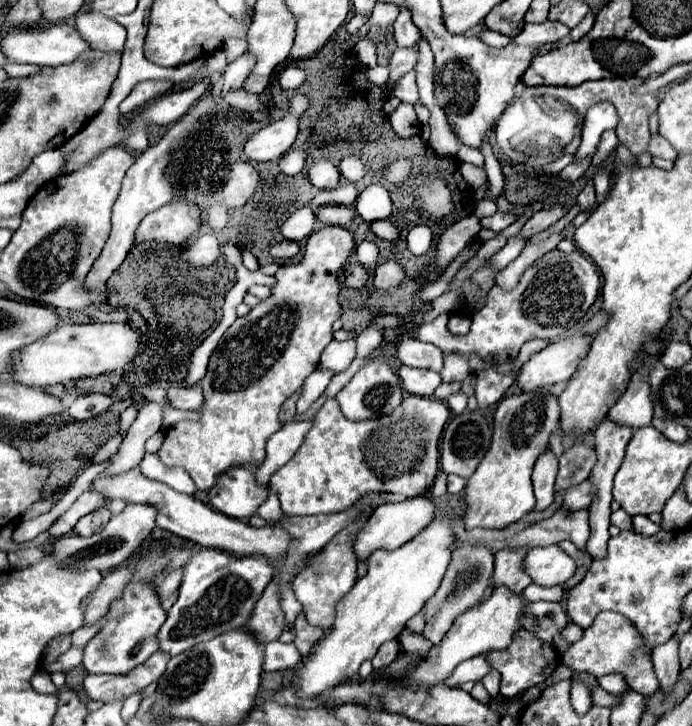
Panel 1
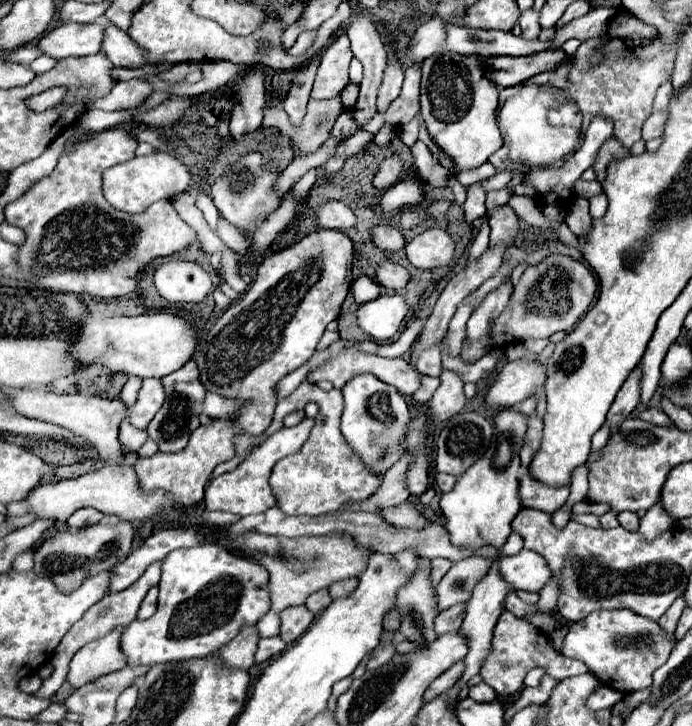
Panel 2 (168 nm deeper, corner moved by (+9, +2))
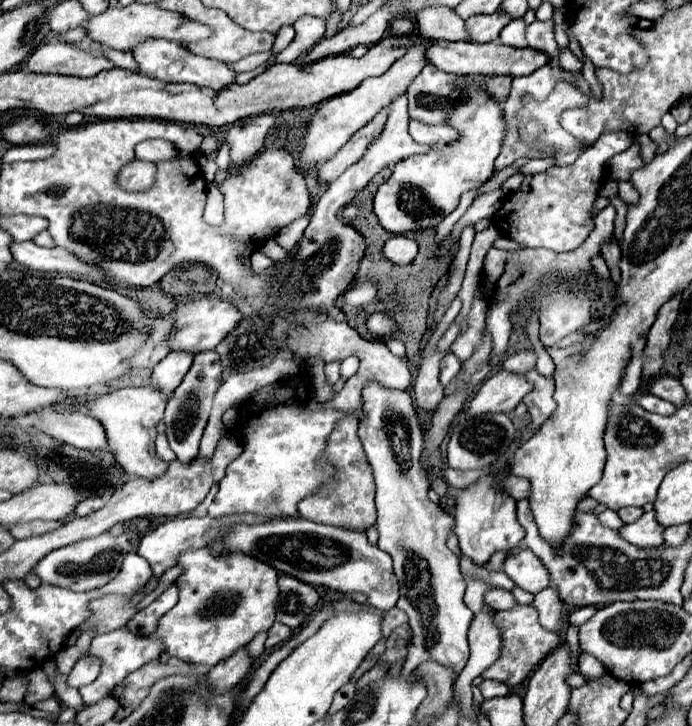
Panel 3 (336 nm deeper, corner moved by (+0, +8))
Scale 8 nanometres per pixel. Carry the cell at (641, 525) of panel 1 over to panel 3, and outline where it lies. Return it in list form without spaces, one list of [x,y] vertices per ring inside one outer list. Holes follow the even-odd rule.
[[[620,508],[620,510],[618,510],[618,516],[622,518],[624,524],[632,524],[632,522],[636,522],[642,514],[644,514],[642,508]]]

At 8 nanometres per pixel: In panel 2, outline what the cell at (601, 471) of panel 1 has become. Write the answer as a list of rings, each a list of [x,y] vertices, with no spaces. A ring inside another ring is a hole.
[[[635,368],[629,374],[629,378],[625,380],[625,384],[621,386],[621,390],[617,392],[617,398],[615,398],[615,402],[607,414],[611,434],[615,430],[619,430],[621,422],[631,416],[631,412],[637,408],[637,404],[639,404],[639,370]]]

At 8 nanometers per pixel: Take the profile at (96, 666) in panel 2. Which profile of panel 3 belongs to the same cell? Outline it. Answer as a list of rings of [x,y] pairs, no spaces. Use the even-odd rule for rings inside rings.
[[[82,658],[74,664],[66,682],[70,688],[82,688],[86,684],[92,684],[98,674],[100,674],[100,662],[96,658],[88,658],[88,660]]]

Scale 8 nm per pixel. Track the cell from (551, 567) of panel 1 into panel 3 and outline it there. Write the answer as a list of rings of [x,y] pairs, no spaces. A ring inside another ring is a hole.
[[[528,548],[516,556],[506,558],[506,574],[514,580],[518,588],[532,594],[538,594],[550,584],[548,570],[540,562],[540,558]]]

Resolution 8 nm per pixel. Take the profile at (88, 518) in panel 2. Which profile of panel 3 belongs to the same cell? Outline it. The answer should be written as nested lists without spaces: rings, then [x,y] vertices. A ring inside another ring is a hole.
[[[90,496],[90,498],[82,500],[82,502],[76,506],[74,514],[76,514],[76,516],[88,516],[88,514],[100,510],[104,504],[106,504],[106,498],[104,498],[104,496]]]

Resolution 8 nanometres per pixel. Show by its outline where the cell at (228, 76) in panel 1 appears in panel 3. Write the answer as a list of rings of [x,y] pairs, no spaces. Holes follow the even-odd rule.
[[[134,160],[120,170],[118,180],[120,180],[122,188],[126,188],[126,190],[146,190],[152,186],[154,174],[156,174],[154,162]]]

